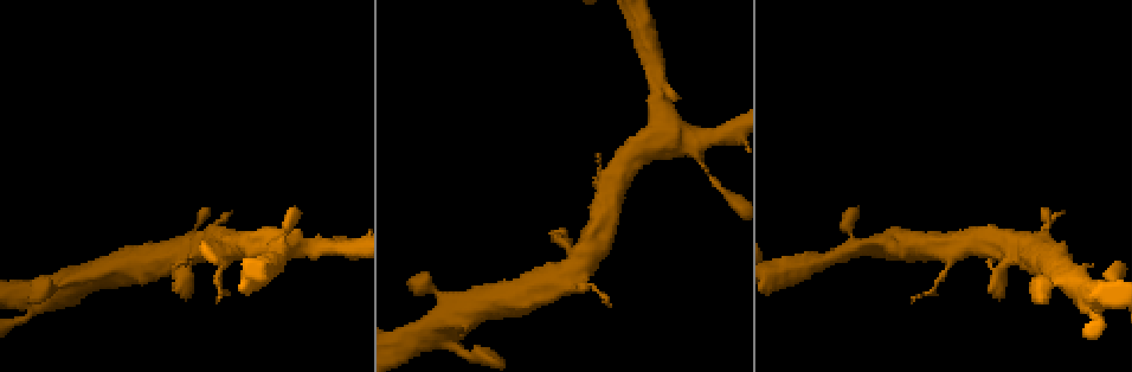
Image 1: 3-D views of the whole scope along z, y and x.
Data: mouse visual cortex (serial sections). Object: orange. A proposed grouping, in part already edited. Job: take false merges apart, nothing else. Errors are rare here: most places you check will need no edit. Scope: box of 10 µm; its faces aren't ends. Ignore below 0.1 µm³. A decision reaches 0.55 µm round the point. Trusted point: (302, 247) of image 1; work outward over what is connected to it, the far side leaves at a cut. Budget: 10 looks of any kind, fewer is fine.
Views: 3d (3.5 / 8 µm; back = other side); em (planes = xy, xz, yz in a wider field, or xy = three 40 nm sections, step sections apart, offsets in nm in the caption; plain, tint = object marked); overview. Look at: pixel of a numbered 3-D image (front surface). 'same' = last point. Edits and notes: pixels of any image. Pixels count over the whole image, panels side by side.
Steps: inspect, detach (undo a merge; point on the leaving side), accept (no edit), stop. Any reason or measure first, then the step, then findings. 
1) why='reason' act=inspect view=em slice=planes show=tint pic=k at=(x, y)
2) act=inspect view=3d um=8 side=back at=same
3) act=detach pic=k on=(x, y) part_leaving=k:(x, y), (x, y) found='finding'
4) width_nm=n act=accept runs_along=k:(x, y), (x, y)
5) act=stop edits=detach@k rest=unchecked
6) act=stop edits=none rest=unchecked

why='sudden change in width' act=inspect view=3d um=3.5 pic=1 at=(807, 266)

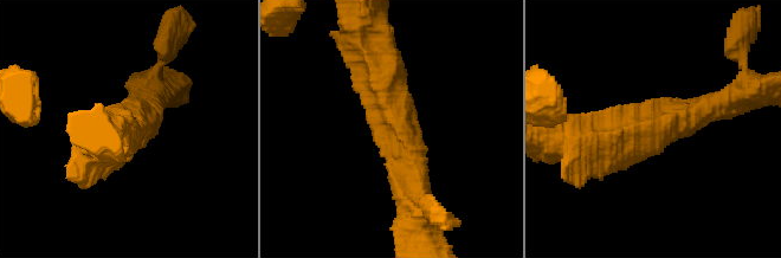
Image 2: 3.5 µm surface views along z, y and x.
arm_widths_nm=300,600 act=inspect view=em slice=xy step=1 show=tint pic=2 at=(397, 130)

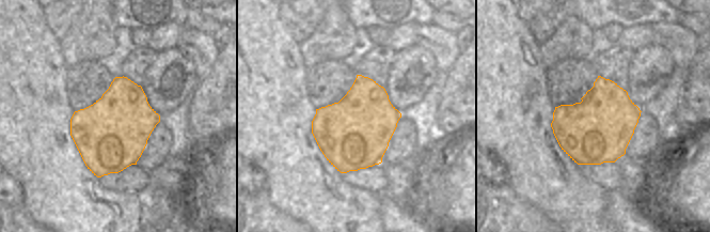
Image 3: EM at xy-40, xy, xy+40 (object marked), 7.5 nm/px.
width_nm=550 act=accept runs_along=2:(417, 201), (376, 59) found='one cell here'

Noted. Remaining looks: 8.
why='calibre changes' act=inspect view=3d um=3.5 side=back pic=1 at=(723, 189)

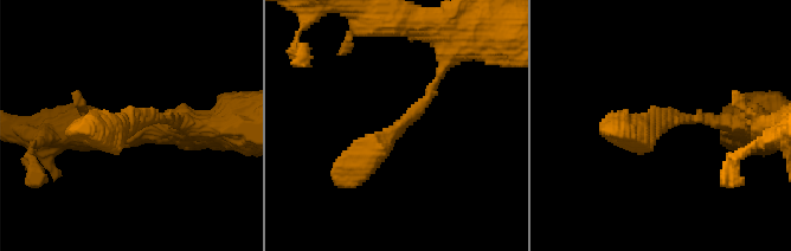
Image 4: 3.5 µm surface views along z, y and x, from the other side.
arm_widths_nm=150,400 act=inspect view=em slice=xy step=1 show=tint pic=4 at=(134, 118)

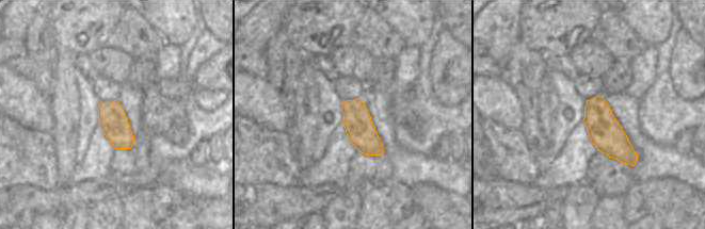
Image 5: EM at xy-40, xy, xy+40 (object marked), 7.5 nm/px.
act=accept runs_along=4:(444, 63), (430, 96), (342, 178) found='continuous, no second cell'

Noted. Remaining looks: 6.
why='thick turns thin' act=inspect view=3d um=8 pic=1 at=(197, 259)

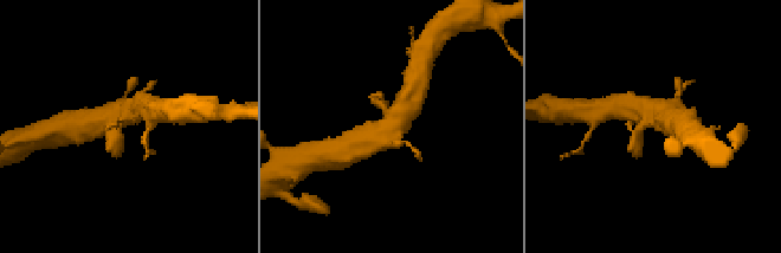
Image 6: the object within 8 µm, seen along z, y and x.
act=inspect view=em slice=xy step=1 show=tint at=same

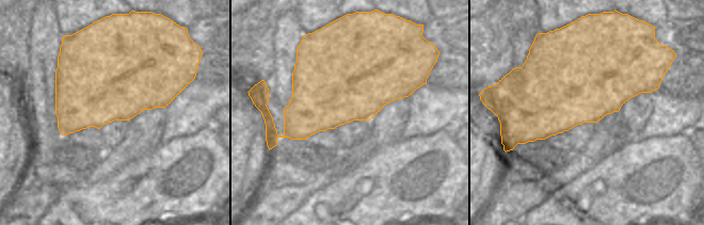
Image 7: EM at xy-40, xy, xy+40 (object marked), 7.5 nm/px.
act=accept runs_along=6:(411, 95), (393, 124), (366, 140) found='one cell here'

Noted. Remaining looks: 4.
why='calibre changes' act=inspect view=3d um=3.5 pic=1 at=(446, 339)

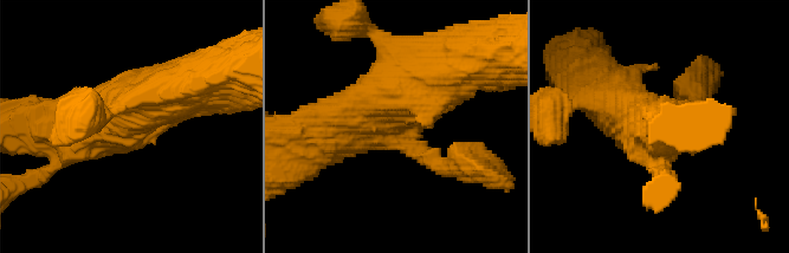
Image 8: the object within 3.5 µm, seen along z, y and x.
why='need the tissue' act=inspect view=em slice=xy step=3 show=tint pic=8 at=(394, 129)

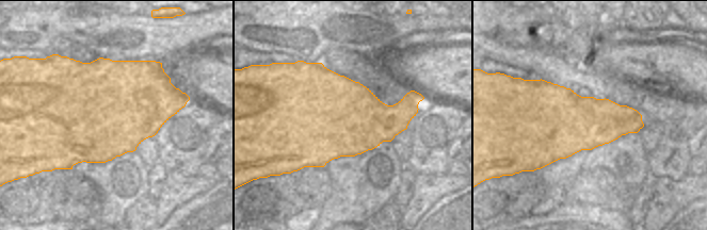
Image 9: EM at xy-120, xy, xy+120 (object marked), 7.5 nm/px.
act=accept runs_along=8:(428, 76), (295, 146) found='one cell here'

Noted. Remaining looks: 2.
act=stop edits=none rest=unchecked

